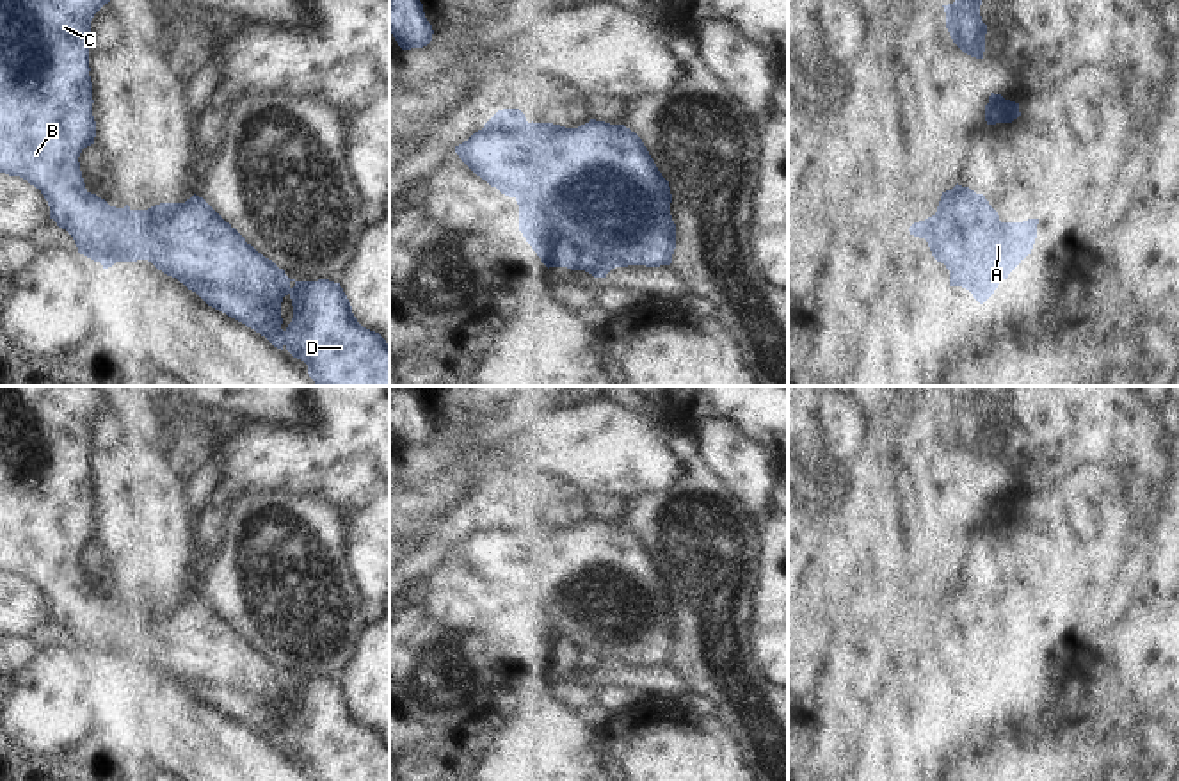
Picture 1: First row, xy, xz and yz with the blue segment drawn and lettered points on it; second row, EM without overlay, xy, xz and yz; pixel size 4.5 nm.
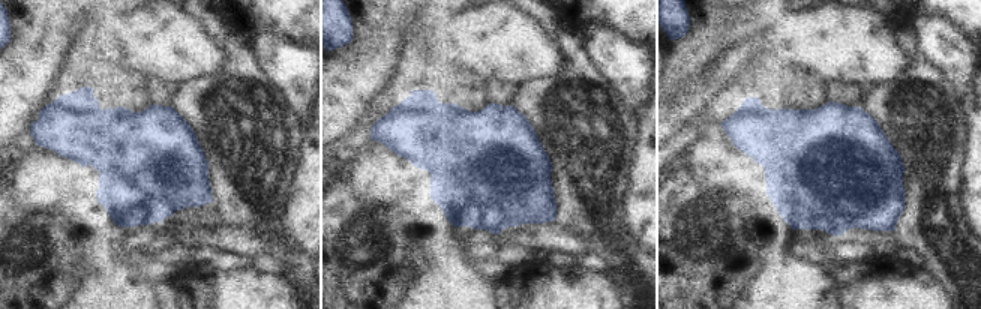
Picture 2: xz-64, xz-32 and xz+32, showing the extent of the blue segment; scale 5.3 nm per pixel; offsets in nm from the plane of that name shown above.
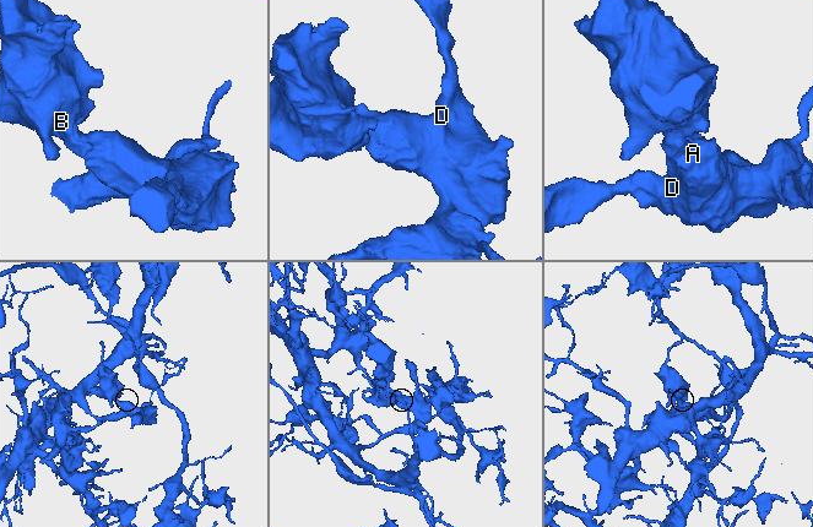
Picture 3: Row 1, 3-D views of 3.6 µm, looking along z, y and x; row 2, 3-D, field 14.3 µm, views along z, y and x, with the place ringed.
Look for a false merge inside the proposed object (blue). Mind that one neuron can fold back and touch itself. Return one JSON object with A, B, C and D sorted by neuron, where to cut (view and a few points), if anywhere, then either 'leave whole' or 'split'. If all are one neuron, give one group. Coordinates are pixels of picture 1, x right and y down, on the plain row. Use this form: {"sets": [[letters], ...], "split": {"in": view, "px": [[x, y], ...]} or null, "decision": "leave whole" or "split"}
{"sets": [["A", "B", "C", "D"]], "split": null, "decision": "leave whole"}

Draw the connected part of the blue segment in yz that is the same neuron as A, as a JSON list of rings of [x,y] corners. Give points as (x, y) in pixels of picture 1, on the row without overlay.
[[[955,584],[942,591],[937,610],[909,630],[925,637],[932,655],[950,669],[950,685],[962,685],[983,703],[1031,653],[1039,617],[1001,621],[983,592]]]

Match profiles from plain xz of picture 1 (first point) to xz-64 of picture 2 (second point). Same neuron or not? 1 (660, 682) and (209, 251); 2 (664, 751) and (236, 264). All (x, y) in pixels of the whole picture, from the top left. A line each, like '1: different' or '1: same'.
1: different
2: different

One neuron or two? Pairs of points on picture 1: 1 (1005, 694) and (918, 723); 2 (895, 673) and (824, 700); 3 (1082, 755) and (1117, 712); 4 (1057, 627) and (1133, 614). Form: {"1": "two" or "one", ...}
{"1": "two", "2": "two", "3": "one", "4": "two"}

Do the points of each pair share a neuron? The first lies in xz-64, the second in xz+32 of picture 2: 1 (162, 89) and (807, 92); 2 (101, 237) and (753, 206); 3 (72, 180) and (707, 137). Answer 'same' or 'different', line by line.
1: different
2: same
3: same

